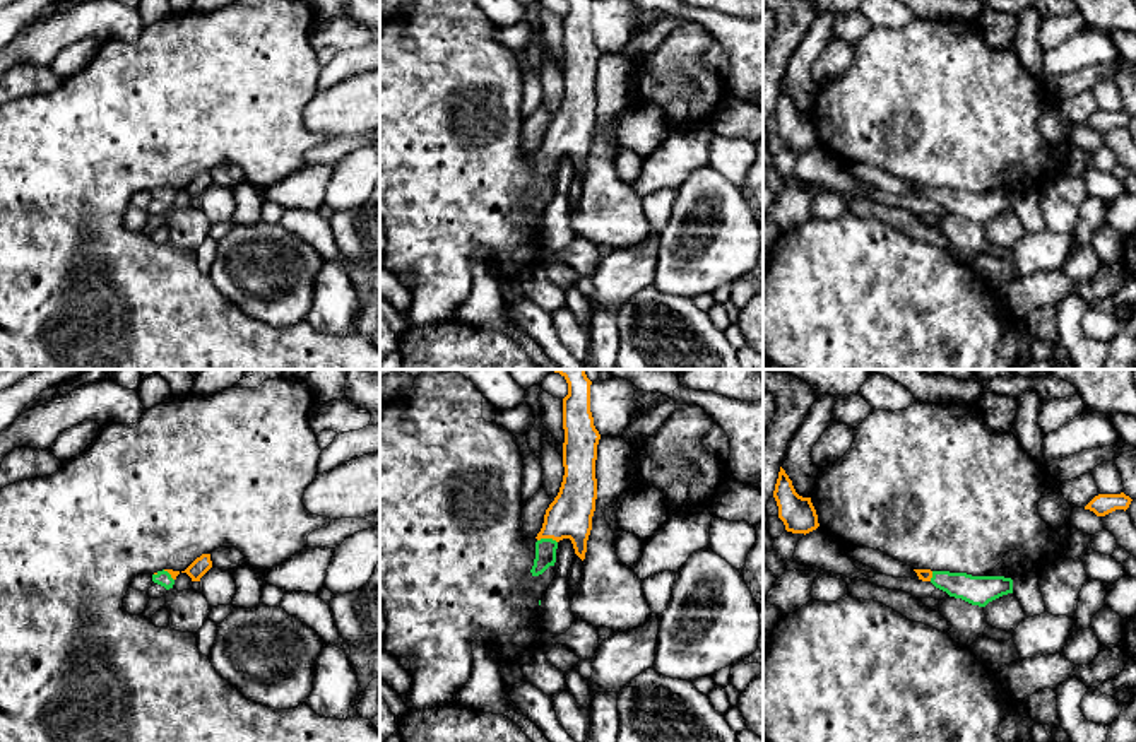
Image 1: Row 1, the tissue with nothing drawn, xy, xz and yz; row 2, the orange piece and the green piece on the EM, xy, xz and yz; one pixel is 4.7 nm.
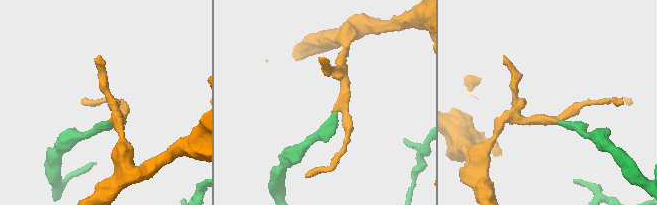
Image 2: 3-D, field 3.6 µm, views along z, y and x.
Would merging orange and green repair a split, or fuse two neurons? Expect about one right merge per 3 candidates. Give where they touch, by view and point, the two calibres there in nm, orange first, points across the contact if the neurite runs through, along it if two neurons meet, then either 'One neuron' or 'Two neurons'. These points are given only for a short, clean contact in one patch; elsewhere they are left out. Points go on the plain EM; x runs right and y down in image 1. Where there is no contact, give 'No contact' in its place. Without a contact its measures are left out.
Touches orange at xz (548, 154). Thickness 200 nm (orange) against 100 nm. Path across: xz (570, 132), (548, 154), (546, 164). One neuron

